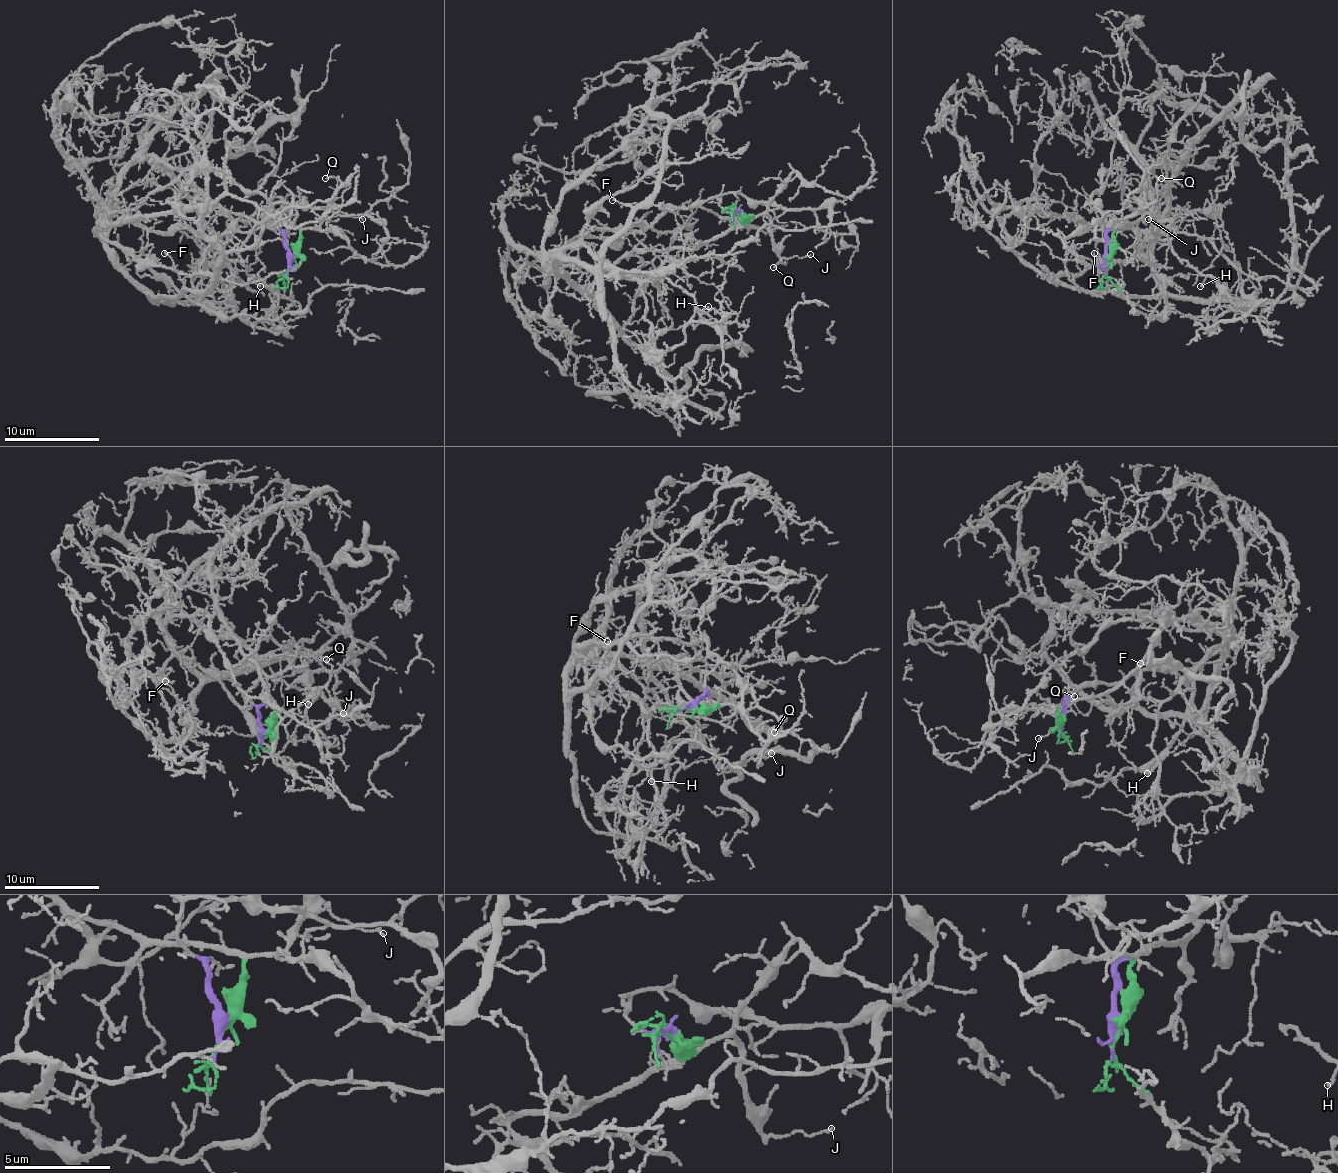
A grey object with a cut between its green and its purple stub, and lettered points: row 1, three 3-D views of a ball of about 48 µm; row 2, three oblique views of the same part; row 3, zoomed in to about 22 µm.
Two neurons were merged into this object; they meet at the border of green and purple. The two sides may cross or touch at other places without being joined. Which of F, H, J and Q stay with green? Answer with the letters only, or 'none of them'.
J, Q

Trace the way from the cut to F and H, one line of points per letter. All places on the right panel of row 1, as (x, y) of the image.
F: (1107, 264), (1091, 198), (1117, 167), (1122, 198), (1155, 224), (1155, 295), (1119, 295), (1093, 252)
H: (1107, 264), (1091, 200), (1112, 167), (1124, 172), (1122, 198), (1174, 231), (1171, 250), (1200, 285)

